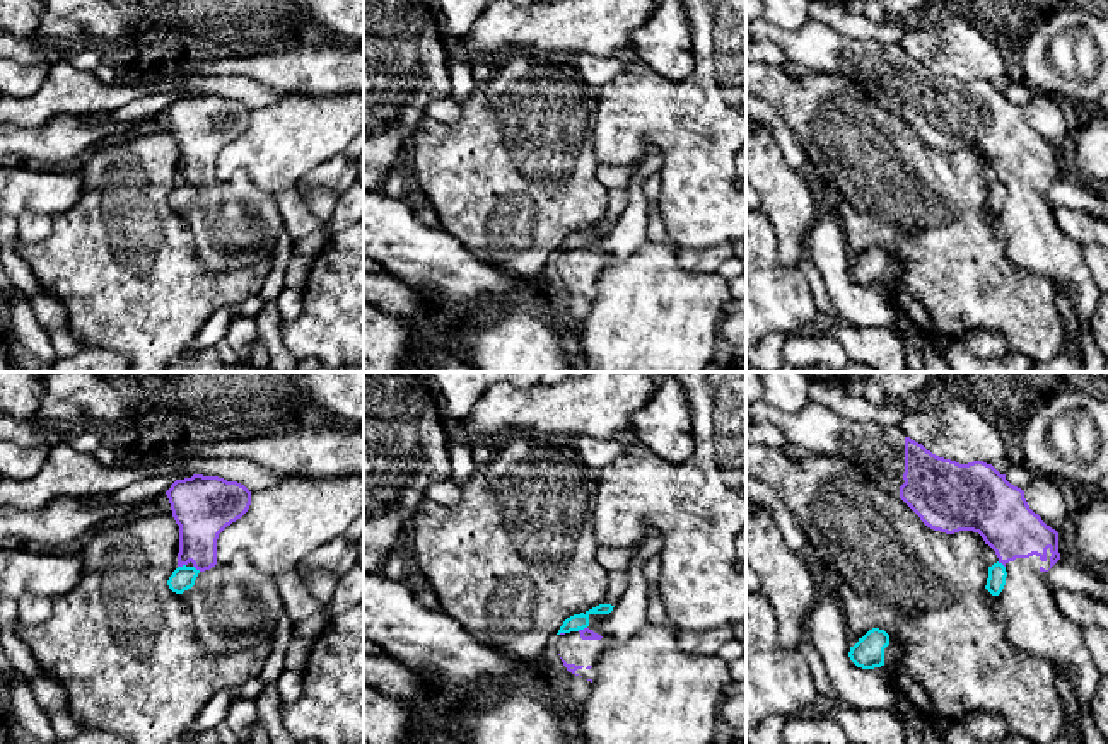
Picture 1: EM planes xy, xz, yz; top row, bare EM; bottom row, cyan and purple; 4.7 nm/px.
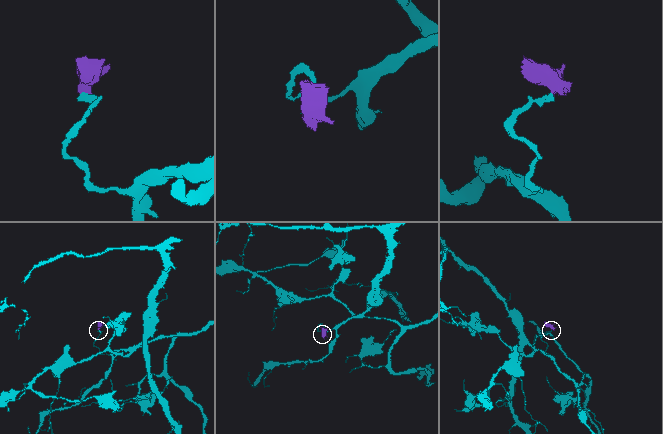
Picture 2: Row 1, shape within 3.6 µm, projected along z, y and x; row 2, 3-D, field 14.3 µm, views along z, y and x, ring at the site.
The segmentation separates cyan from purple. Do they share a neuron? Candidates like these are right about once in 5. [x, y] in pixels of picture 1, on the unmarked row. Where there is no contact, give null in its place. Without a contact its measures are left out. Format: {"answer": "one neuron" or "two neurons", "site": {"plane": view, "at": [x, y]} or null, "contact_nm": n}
{"answer": "two neurons", "site": {"plane": "xz", "at": [581, 246]}, "contact_nm": 50}

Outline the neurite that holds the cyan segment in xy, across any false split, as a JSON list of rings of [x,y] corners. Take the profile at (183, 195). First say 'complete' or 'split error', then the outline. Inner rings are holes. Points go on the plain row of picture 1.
complete | [[[178,184],[169,195],[167,203],[172,210],[183,212],[195,203],[198,191],[200,188],[196,188],[195,184]]]

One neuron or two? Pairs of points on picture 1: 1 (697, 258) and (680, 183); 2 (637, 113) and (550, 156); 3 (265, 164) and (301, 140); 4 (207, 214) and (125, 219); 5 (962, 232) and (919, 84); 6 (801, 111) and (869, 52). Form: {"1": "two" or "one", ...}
{"1": "two", "2": "two", "3": "one", "4": "two", "5": "two", "6": "two"}

